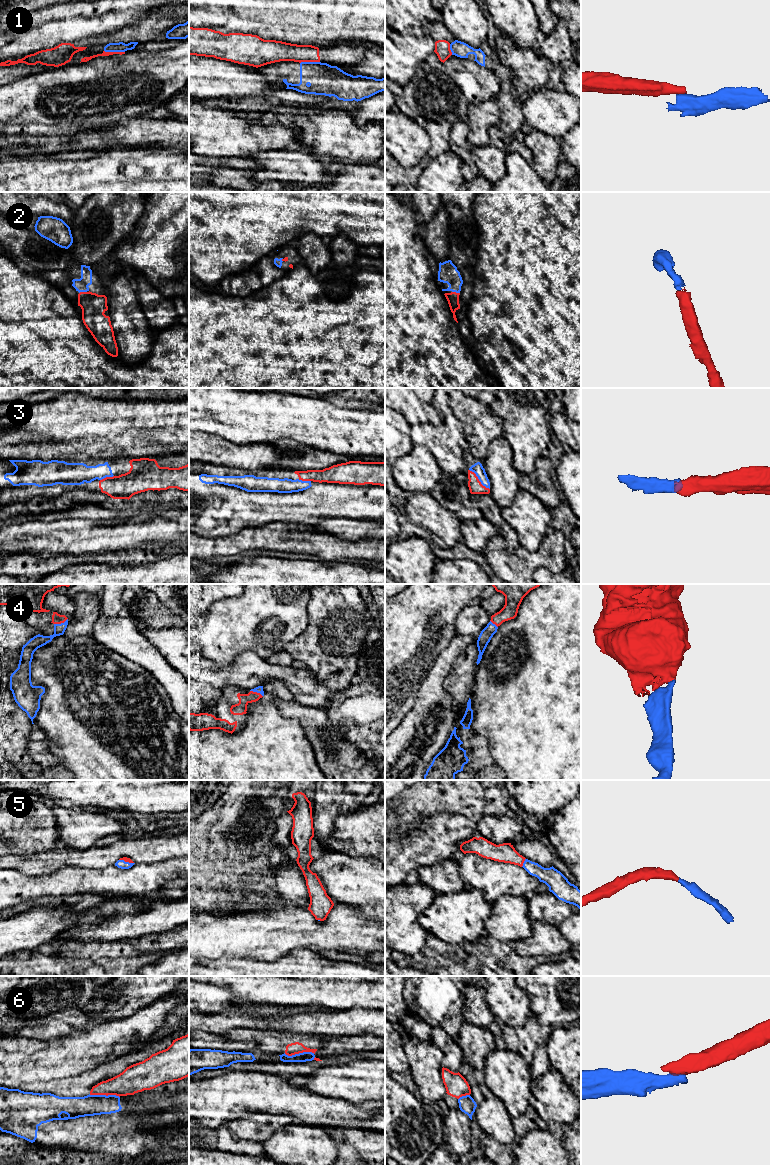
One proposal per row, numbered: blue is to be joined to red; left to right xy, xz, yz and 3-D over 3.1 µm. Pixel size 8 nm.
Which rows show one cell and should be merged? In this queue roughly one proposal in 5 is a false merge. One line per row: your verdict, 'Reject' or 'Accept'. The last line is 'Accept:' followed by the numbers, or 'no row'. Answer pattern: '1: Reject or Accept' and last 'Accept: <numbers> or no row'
1: Reject
2: Accept
3: Accept
4: Accept
5: Accept
6: Reject
Accept: 2, 3, 4, 5

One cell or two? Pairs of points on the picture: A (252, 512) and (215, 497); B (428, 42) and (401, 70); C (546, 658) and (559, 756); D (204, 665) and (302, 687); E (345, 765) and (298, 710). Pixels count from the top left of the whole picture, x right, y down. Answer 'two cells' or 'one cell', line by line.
A: one cell
B: one cell
C: one cell
D: one cell
E: one cell

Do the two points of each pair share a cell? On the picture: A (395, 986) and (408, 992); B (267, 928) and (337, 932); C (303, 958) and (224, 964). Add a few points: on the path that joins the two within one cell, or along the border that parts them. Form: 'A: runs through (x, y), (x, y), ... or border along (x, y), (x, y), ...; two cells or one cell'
A: border along (403, 986), (403, 999), (407, 1011); two cells
B: runs through (284, 930), (320, 932); one cell
C: runs through (283, 965), (244, 965); one cell

